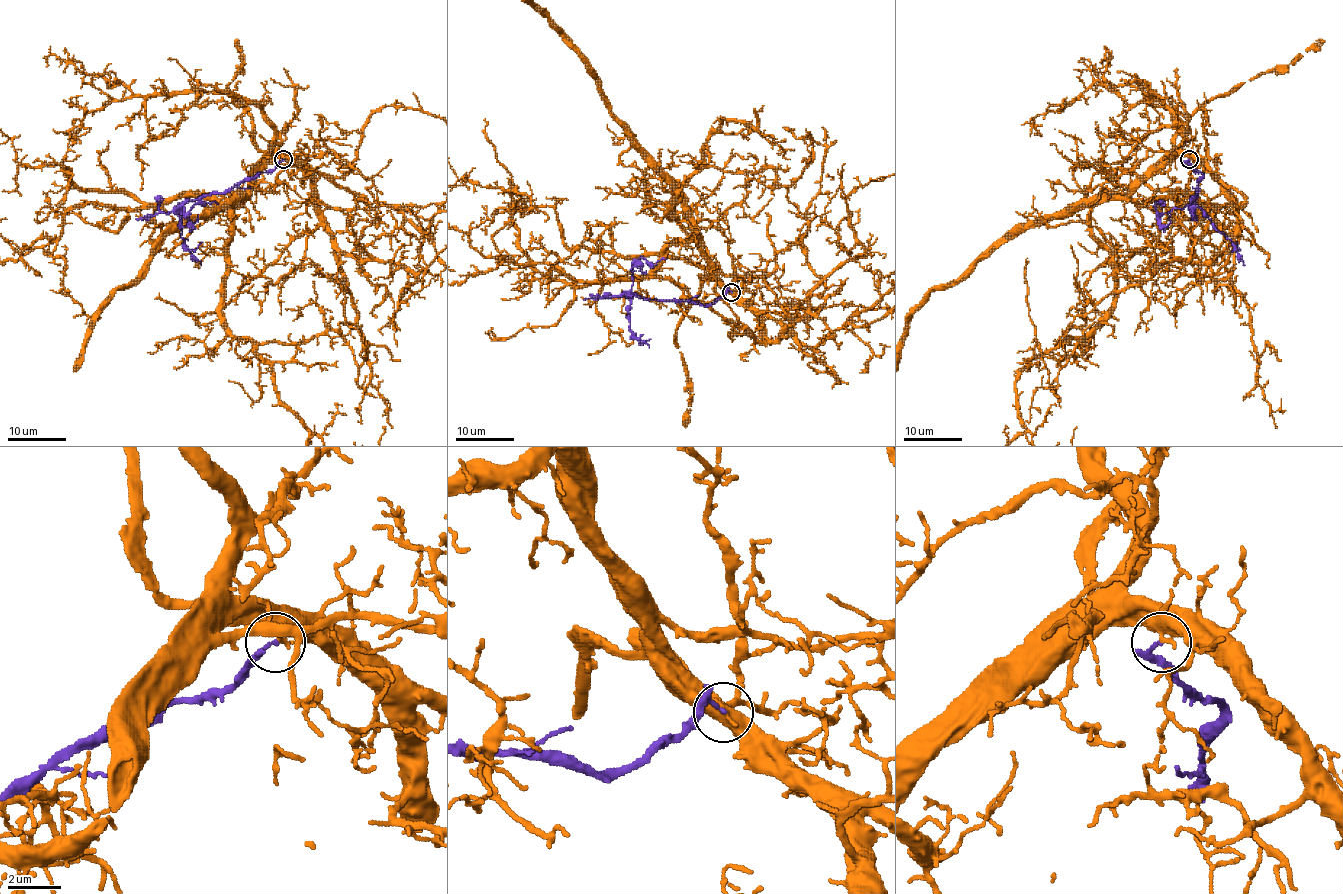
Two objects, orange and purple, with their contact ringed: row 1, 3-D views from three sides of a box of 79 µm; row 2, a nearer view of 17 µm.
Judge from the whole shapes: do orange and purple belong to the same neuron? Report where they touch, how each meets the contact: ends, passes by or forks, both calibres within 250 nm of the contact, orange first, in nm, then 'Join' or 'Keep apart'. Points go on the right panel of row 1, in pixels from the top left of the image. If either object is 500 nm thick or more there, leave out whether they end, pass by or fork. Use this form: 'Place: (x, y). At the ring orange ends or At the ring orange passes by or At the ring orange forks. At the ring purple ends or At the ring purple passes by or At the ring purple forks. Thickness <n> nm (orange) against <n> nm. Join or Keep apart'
Place: (1189, 159). Thickness 550 nm (orange) against 90 nm. Keep apart

